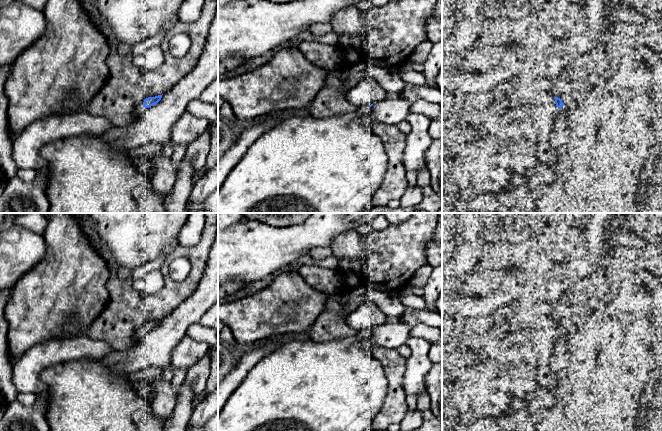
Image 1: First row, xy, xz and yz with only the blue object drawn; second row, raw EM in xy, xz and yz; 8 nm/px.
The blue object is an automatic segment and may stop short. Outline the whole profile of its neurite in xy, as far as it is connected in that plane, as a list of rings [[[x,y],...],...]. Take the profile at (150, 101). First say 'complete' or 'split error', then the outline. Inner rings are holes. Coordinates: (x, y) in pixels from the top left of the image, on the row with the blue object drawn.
split error; [[[158,95],[155,97],[148,97],[144,100],[144,102],[133,109],[130,115],[130,121],[134,117],[141,117],[146,108],[149,108],[155,104],[157,104],[162,98],[162,95]]]

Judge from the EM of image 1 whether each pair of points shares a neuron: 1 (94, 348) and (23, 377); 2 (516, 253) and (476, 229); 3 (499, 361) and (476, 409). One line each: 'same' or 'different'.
1: same
2: different
3: same

